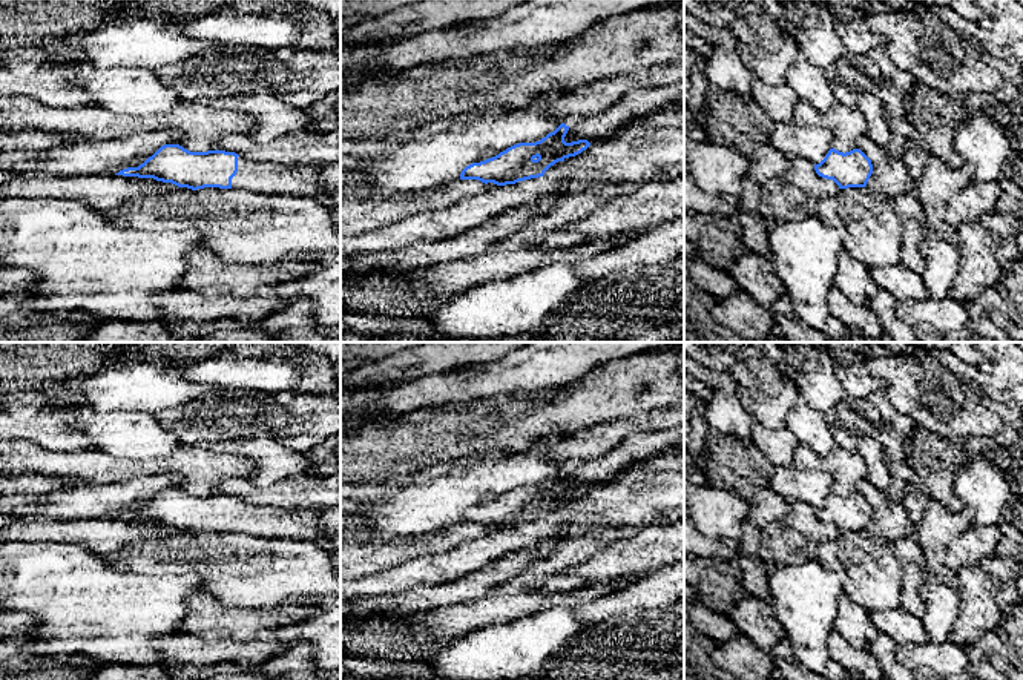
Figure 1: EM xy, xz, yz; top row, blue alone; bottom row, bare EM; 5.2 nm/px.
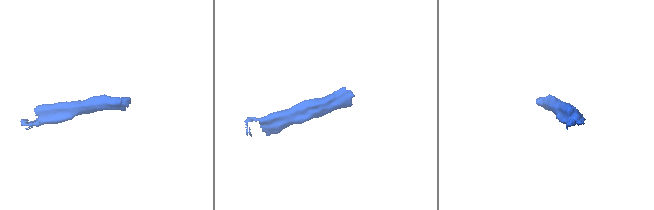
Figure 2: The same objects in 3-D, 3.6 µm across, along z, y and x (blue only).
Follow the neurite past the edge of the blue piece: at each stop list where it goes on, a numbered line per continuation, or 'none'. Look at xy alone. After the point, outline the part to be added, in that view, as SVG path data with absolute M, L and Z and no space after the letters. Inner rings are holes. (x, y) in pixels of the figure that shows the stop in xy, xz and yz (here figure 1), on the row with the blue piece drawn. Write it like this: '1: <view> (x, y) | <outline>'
1: xy (263, 177) | M238 157L238 172L232 189L259 193L288 193L293 196L324 196L327 187L317 175L324 166L285 166L268 161L253 161Z

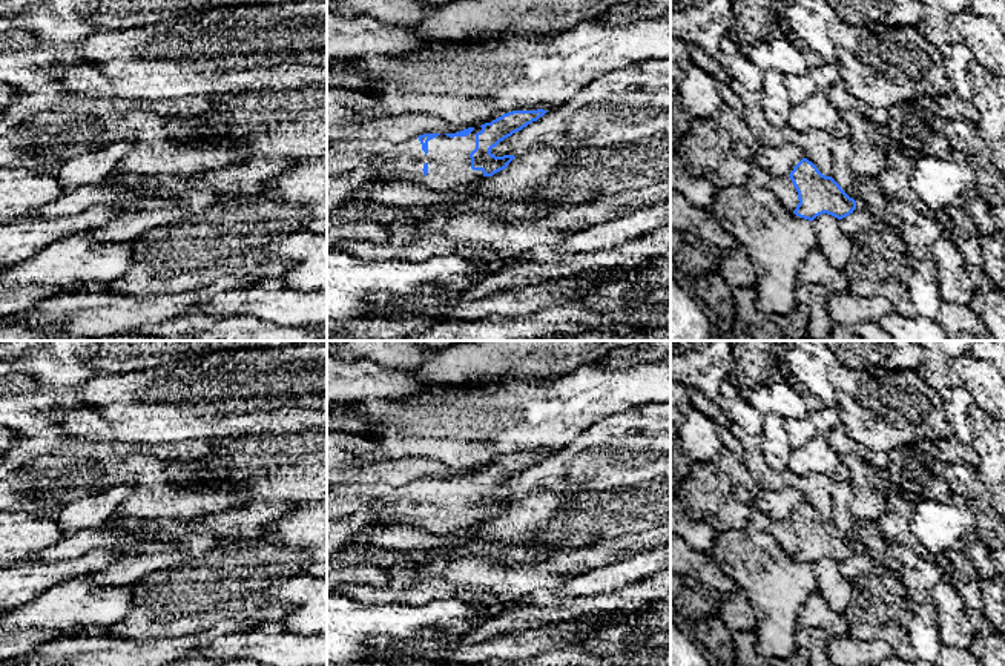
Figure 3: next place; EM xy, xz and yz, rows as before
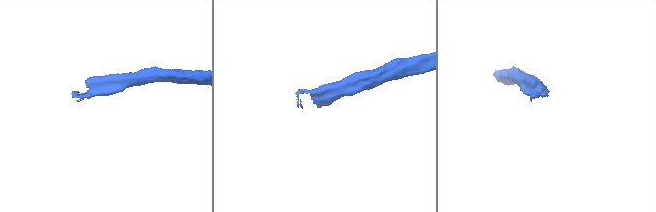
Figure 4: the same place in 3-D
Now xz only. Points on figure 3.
1: xz (448, 160) | M477 126L466 137L439 135L422 150L417 137L402 143L387 140L327 141L327 176L367 170L373 183L411 181L436 192L466 186L483 176L471 169Z

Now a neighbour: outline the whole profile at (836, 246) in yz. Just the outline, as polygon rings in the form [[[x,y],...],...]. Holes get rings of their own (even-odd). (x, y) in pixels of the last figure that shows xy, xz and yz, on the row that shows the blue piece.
[[[822,213],[813,221],[818,247],[835,269],[844,270],[852,258],[852,239],[839,226],[839,219]]]

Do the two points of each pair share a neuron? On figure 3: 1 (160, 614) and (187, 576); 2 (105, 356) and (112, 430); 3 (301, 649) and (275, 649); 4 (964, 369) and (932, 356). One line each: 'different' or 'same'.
1: same
2: different
3: same
4: different

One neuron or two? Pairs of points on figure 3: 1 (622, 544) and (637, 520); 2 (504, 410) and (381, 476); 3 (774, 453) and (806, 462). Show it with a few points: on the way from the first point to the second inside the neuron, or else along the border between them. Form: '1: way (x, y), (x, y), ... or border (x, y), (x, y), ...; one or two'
1: border (648, 528), (596, 544); two
2: border (379, 461), (425, 456), (450, 467); two
3: border (818, 435), (798, 445), (786, 462); two

